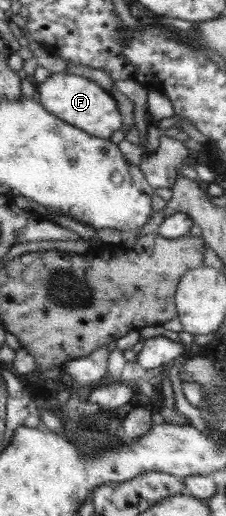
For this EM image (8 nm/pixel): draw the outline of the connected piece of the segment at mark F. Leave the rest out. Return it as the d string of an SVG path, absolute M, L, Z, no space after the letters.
M68 72L53 73L43 83L36 84L35 98L48 113L94 137L110 139L114 131L125 129L117 101L91 79Z

